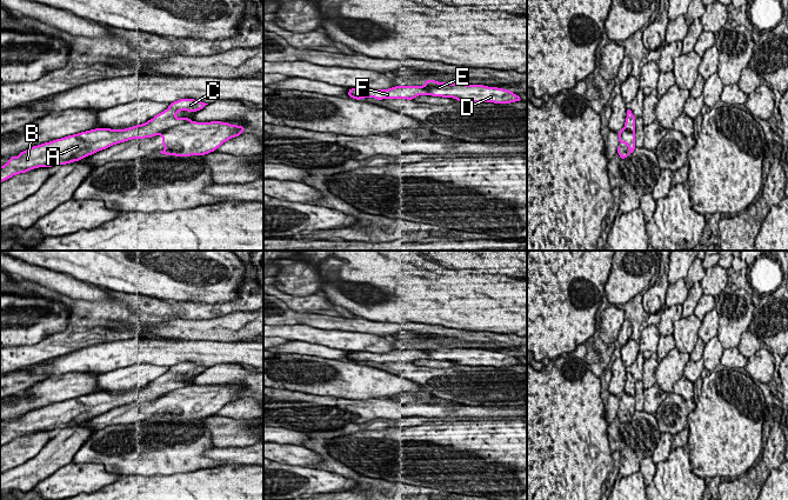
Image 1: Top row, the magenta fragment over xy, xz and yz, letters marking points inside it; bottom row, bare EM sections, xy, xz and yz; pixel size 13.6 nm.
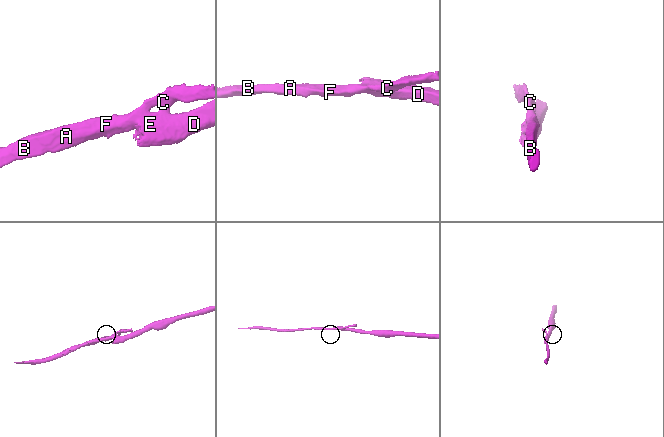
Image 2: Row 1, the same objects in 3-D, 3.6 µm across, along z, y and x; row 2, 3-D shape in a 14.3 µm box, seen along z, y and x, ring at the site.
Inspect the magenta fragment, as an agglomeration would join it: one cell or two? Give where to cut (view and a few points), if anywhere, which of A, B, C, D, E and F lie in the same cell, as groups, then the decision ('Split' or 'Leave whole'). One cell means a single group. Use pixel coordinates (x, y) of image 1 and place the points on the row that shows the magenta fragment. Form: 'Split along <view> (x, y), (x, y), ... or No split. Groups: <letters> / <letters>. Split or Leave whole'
Split along xy (189, 120), (159, 133). Groups: A B C F / D E. Split

